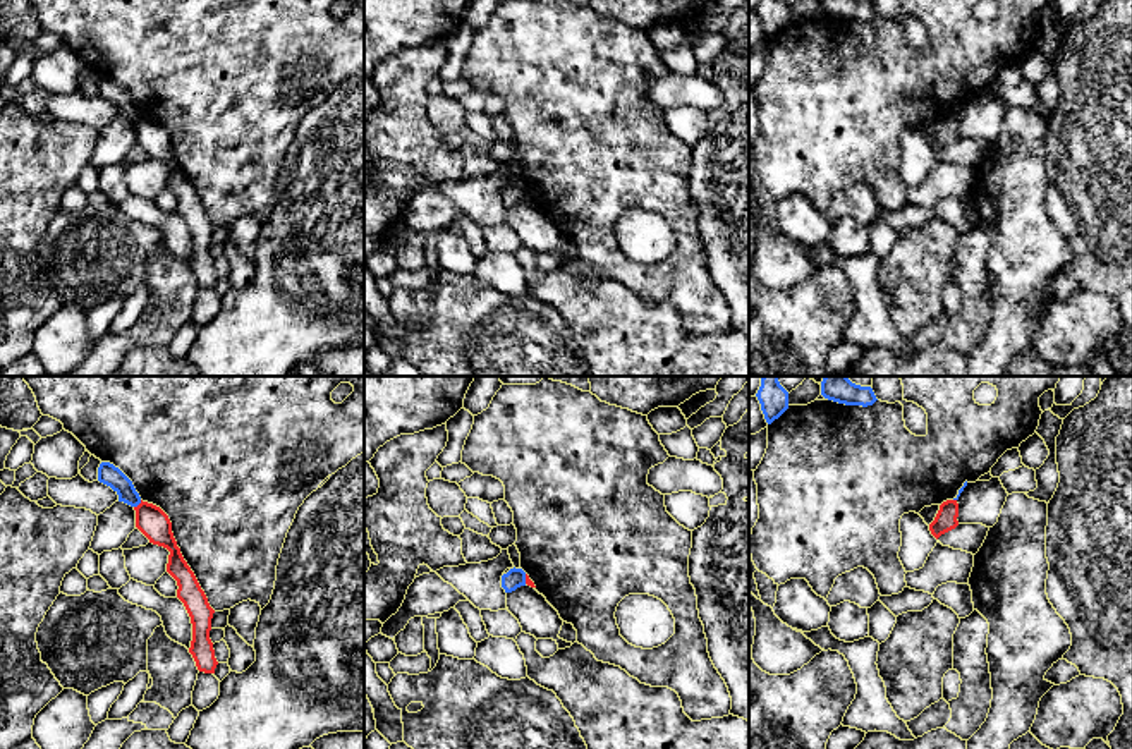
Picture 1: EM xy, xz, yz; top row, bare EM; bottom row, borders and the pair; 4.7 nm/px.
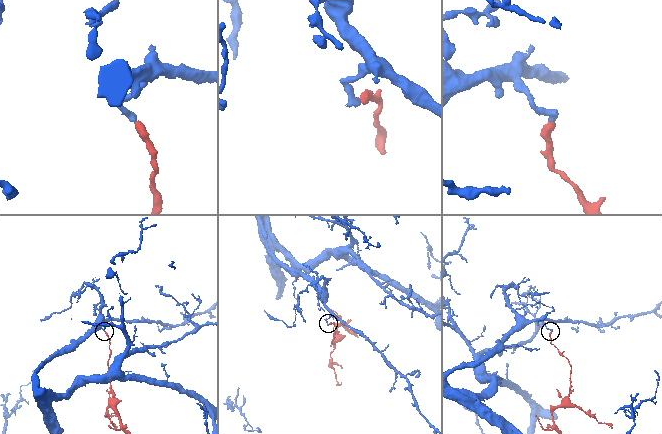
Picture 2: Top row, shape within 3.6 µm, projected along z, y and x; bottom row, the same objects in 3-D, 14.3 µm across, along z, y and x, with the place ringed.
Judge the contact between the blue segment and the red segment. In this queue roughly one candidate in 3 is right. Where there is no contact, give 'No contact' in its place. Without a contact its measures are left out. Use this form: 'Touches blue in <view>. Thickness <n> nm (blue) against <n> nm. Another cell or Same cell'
Touches blue in xy. Thickness 100 nm (blue) against 150 nm. Another cell

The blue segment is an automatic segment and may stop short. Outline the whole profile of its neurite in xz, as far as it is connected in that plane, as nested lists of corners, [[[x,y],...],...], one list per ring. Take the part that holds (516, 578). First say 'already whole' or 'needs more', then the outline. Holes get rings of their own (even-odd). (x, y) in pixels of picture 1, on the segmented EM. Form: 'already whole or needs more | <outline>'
already whole | [[[514,567],[502,575],[502,588],[505,593],[512,593],[520,586],[526,586],[526,572],[522,569]]]

